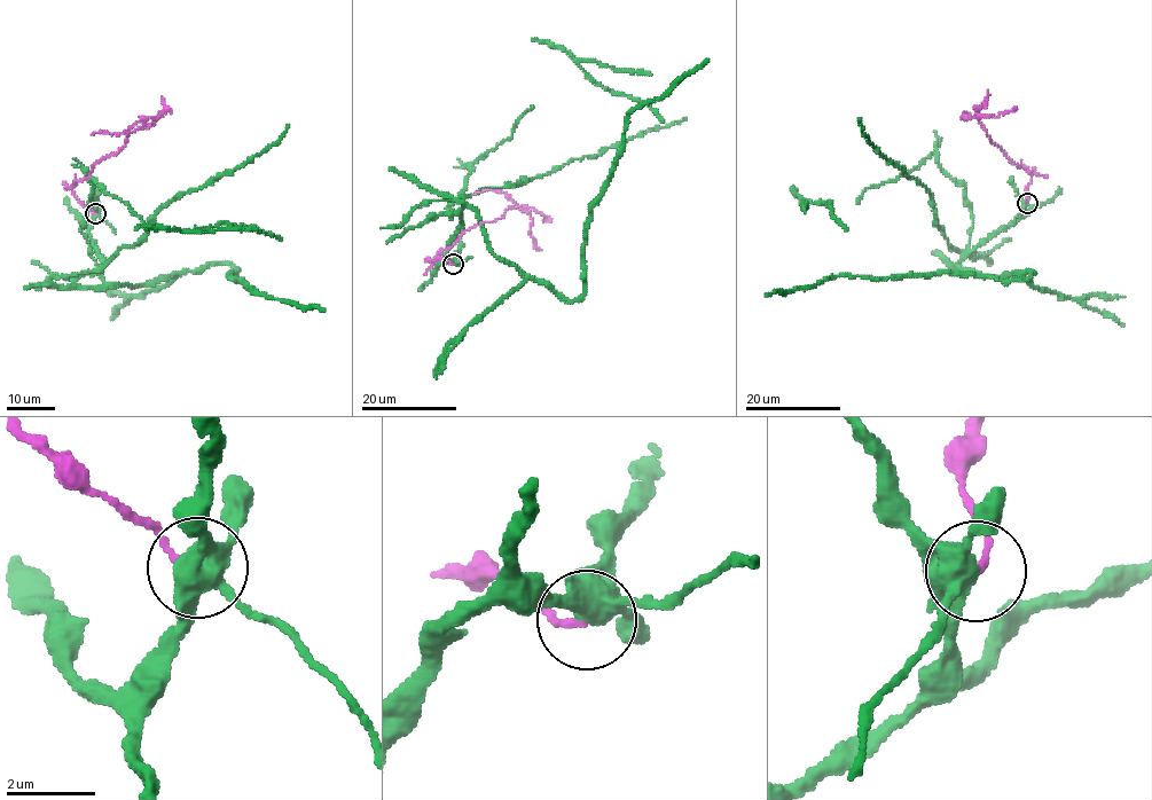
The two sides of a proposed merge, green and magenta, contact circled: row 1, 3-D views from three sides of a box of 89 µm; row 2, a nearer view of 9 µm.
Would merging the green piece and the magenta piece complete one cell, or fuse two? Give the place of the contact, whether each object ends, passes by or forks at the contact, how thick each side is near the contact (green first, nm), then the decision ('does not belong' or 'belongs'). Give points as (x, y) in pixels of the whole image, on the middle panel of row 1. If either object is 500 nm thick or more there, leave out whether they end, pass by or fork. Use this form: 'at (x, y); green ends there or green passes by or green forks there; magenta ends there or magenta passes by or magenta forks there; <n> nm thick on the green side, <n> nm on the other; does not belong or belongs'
at (453, 264); green forks there; magenta ends there; 440 nm thick on the green side, 140 nm on the other; does not belong

